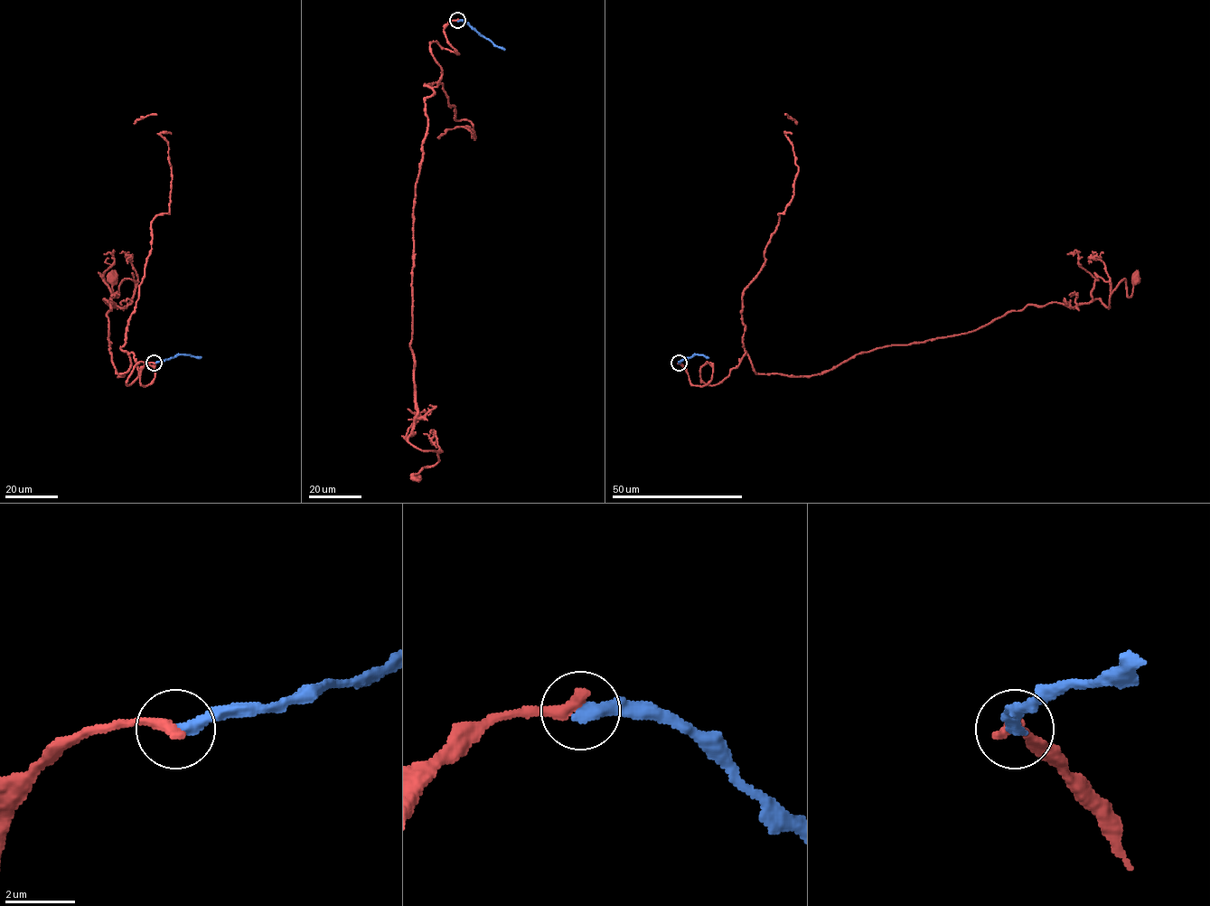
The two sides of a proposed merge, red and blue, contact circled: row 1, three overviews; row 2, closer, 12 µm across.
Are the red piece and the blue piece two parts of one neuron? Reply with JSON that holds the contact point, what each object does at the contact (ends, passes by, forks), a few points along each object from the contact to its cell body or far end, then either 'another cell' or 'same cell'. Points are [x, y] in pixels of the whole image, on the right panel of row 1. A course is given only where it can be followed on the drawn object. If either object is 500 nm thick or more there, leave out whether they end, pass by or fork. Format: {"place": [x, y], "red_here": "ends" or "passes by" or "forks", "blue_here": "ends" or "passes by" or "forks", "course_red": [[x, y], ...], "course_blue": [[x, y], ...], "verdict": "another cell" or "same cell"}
{"place": [679, 363], "red_here": "ends", "blue_here": "ends", "course_red": [[679, 363], [700, 386], [745, 353], [817, 375], [1027, 305], [1109, 306], [1135, 278]], "course_blue": [[679, 363], [694, 354], [708, 357]], "verdict": "another cell"}

